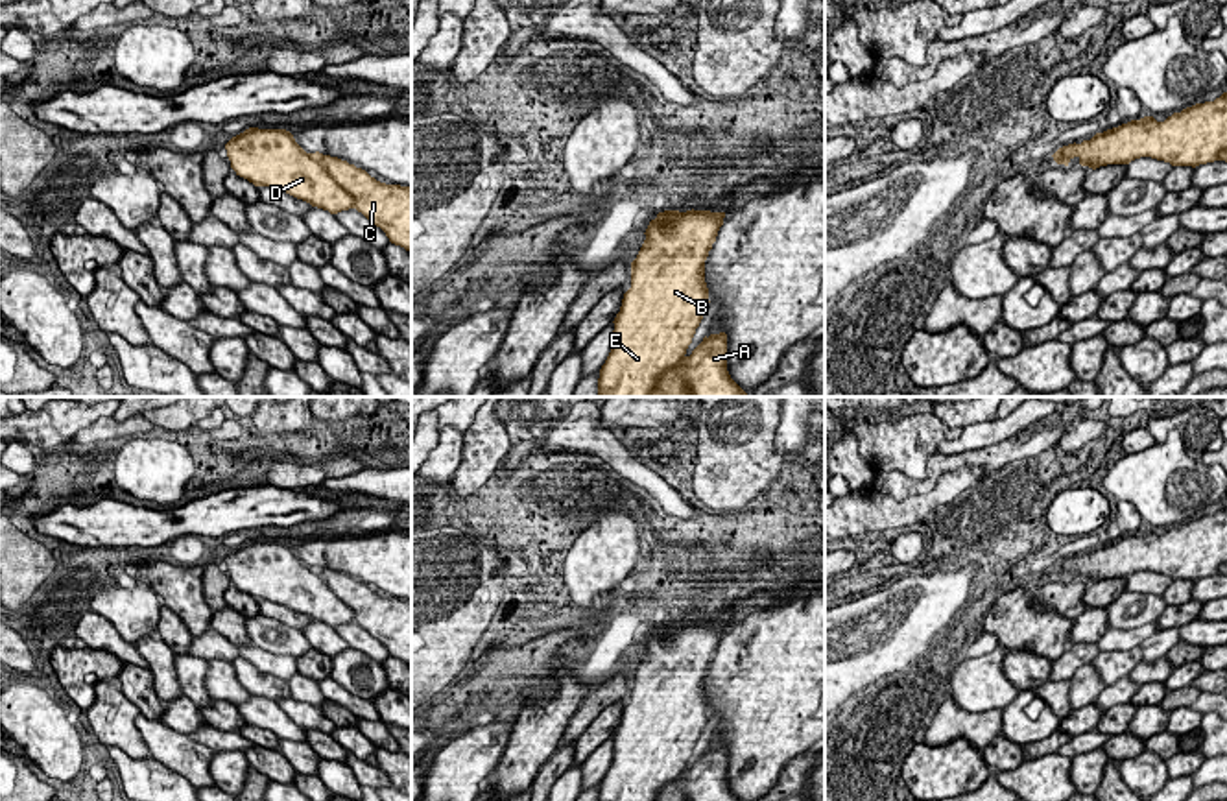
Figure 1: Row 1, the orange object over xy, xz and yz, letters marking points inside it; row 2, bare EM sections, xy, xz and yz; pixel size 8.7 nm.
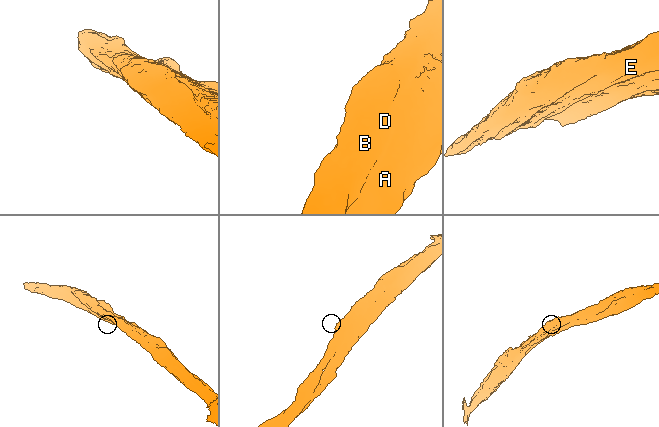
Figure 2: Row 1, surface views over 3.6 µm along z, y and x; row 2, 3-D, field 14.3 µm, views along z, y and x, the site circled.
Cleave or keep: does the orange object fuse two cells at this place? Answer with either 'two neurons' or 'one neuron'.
two neurons

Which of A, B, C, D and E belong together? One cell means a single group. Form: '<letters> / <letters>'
A C / B D E

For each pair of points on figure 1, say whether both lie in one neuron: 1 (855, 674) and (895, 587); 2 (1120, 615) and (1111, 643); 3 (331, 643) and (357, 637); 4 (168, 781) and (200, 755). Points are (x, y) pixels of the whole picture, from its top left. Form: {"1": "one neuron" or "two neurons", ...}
{"1": "one neuron", "2": "two neurons", "3": "two neurons", "4": "two neurons"}

